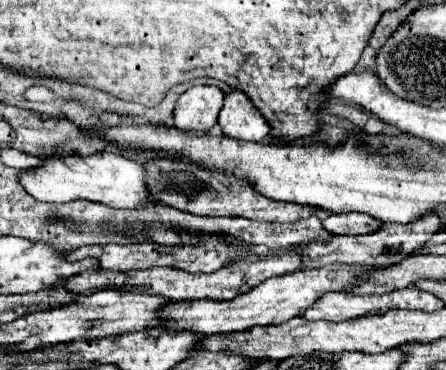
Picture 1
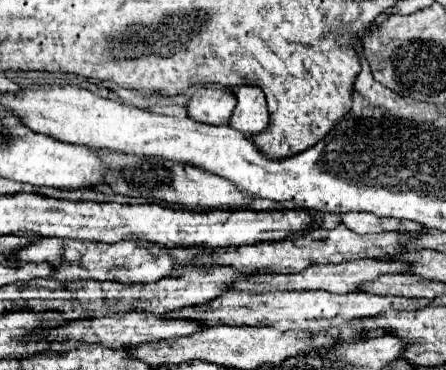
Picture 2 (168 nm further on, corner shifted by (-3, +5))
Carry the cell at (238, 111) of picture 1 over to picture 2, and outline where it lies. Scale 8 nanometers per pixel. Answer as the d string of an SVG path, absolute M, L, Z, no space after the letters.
M239 86L235 96L237 96L237 106L229 118L229 126L247 136L263 132L269 124L269 112L263 90L257 86Z

